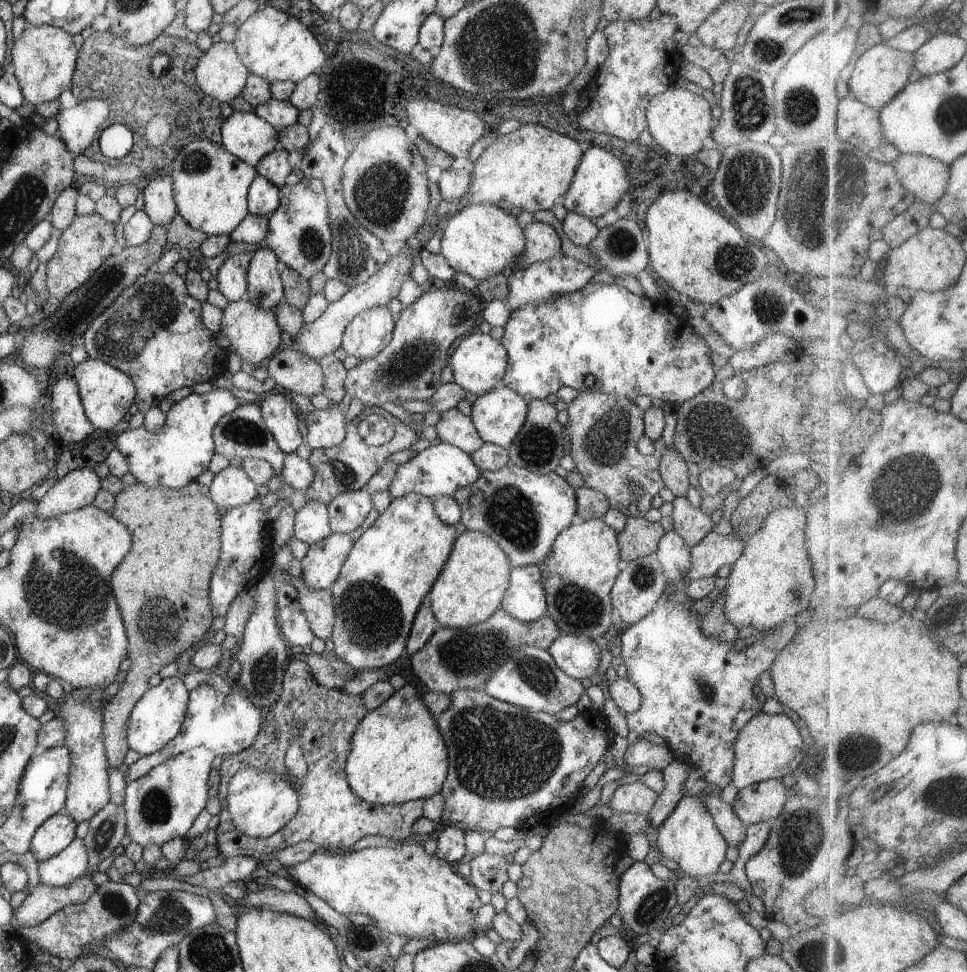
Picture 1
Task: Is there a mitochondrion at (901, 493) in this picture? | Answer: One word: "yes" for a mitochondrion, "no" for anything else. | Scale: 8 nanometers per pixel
yes

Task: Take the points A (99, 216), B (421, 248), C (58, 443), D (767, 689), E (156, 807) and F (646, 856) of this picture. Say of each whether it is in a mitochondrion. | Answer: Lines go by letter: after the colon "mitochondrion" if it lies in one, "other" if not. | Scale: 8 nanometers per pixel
A: other
B: other
C: other
D: other
E: mitochondrion
F: other

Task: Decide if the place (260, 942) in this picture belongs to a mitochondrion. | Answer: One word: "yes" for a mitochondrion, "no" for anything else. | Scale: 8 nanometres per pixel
no

